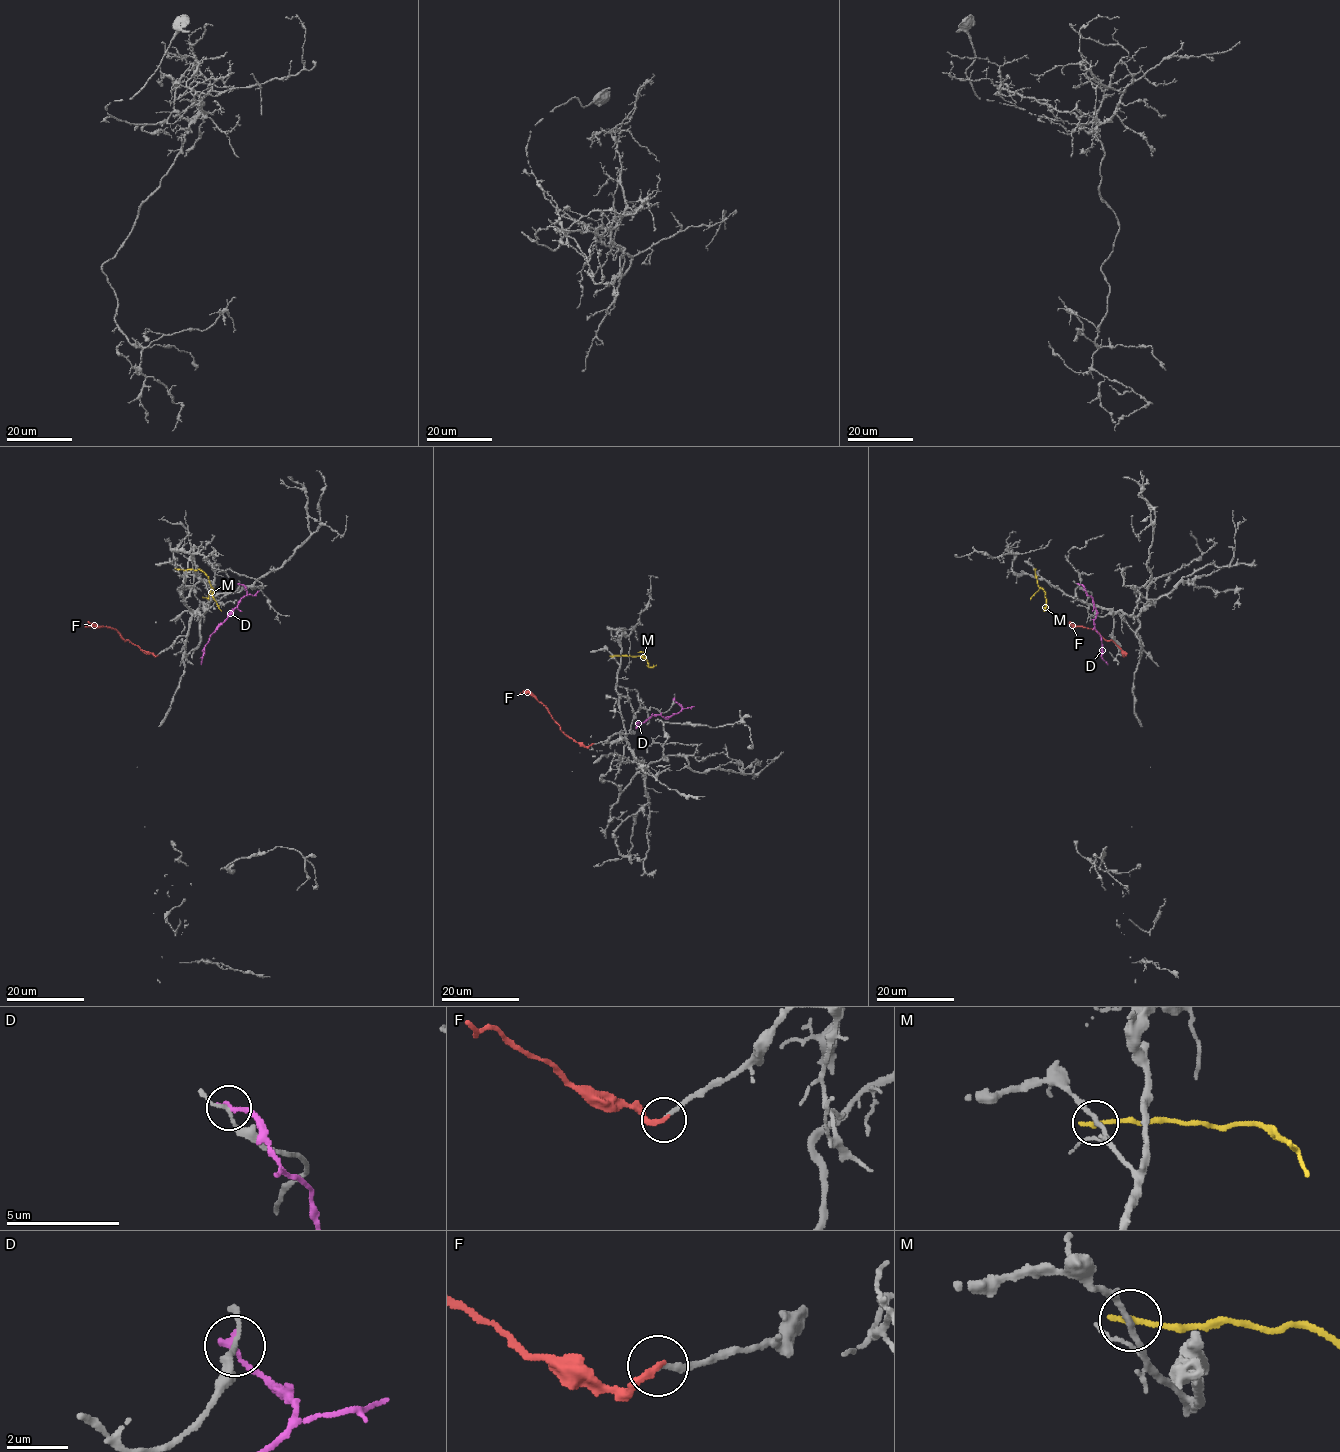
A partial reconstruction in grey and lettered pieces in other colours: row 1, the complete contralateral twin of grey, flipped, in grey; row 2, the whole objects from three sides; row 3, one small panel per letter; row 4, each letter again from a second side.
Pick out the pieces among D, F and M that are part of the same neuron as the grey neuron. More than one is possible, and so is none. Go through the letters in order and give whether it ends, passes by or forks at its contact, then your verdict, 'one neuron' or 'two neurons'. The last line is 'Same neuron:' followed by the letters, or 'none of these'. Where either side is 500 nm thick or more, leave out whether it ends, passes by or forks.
D: it ends; two neurons
F: it ends; one neuron
M: it ends; two neurons
Same neuron: F

